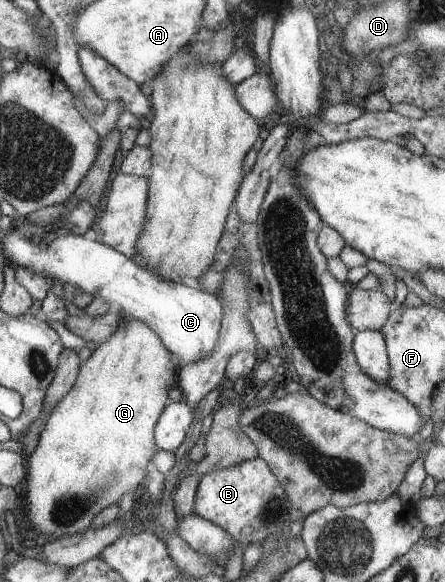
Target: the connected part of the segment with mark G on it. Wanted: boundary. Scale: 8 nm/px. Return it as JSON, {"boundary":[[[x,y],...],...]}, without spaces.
{"boundary":[[[121,312],[120,315],[121,327],[108,340],[91,346],[92,354],[80,364],[75,385],[53,407],[39,435],[38,445],[28,455],[24,519],[37,532],[52,535],[56,540],[90,527],[98,513],[118,504],[122,495],[134,494],[140,487],[142,479],[148,475],[148,463],[156,453],[156,421],[169,403],[170,388],[178,385],[178,366],[161,337],[142,320]]]}

